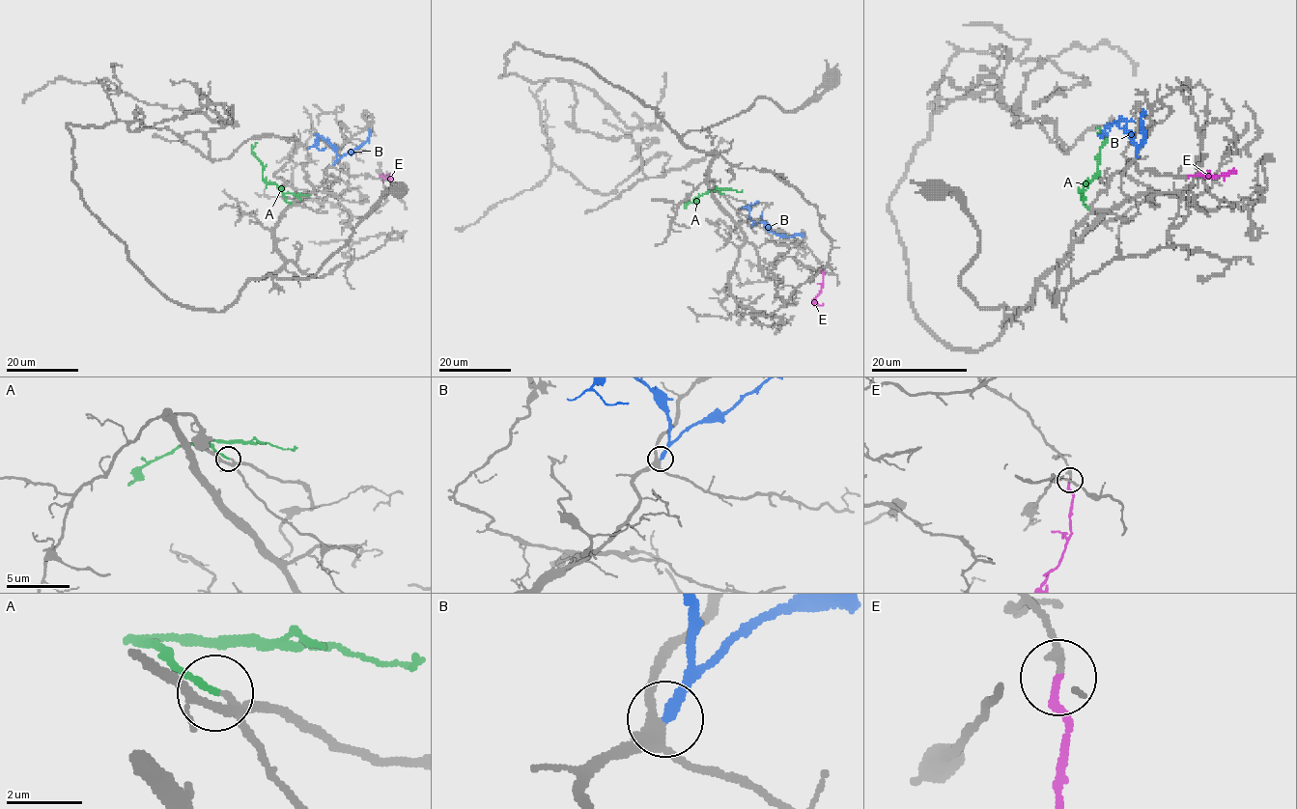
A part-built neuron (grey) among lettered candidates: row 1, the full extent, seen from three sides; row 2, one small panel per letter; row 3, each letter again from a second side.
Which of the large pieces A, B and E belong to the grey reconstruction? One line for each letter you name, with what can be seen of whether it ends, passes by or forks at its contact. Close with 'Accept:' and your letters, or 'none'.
A: It ends there
E: It ends there
Accept: A, E

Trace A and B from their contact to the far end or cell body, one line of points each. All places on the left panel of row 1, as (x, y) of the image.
A: (290, 203), (278, 187), (262, 178), (263, 165), (252, 151), (256, 142)
B: (334, 164), (336, 150), (319, 136), (315, 145), (320, 150), (324, 149)

